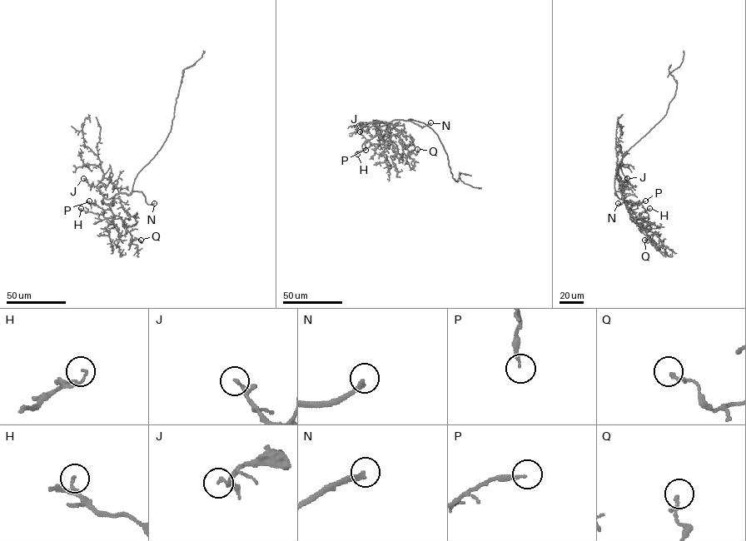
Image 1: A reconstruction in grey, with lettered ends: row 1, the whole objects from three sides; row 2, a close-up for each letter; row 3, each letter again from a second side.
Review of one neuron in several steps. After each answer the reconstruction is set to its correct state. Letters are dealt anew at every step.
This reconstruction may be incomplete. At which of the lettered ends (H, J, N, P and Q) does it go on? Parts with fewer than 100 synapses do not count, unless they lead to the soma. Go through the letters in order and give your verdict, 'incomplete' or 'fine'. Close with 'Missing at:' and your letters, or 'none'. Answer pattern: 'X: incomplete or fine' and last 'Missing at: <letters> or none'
H: fine
J: fine
N: incomplete
P: fine
Q: fine
Missing at: N

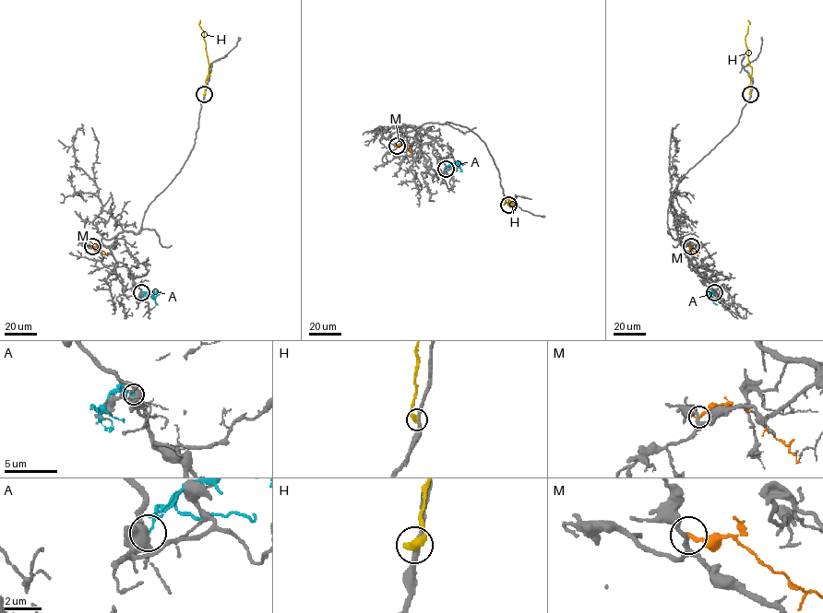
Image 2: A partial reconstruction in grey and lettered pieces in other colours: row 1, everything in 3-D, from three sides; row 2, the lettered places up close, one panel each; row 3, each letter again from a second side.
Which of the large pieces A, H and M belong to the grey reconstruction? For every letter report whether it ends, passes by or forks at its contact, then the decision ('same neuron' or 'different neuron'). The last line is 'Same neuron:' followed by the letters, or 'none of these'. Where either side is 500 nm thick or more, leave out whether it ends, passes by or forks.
A: it ends; different neuron
H: it ends; different neuron
M: it ends; different neuron
Same neuron: none of these

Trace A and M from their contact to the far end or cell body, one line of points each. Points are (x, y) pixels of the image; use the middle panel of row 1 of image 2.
A: (446, 169), (449, 164), (459, 163), (459, 171)
M: (397, 146), (403, 144), (411, 153)

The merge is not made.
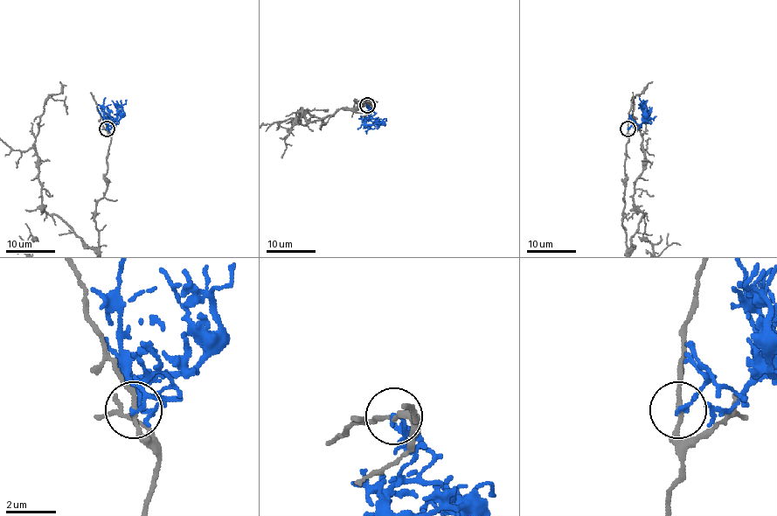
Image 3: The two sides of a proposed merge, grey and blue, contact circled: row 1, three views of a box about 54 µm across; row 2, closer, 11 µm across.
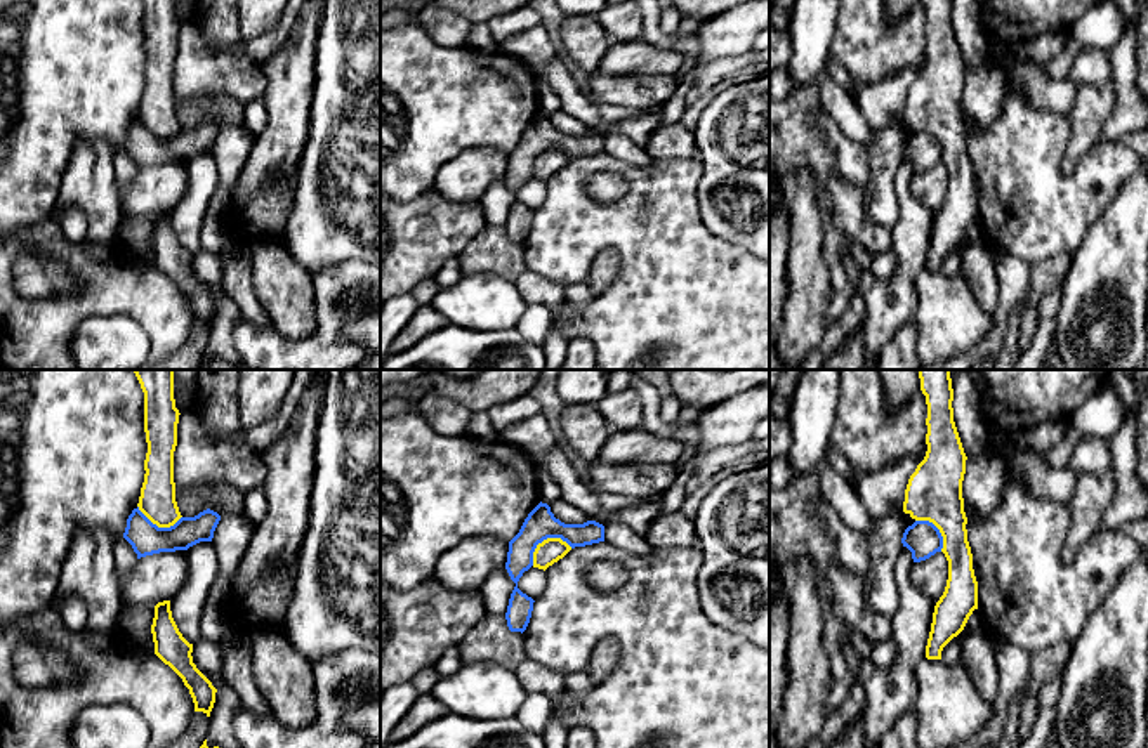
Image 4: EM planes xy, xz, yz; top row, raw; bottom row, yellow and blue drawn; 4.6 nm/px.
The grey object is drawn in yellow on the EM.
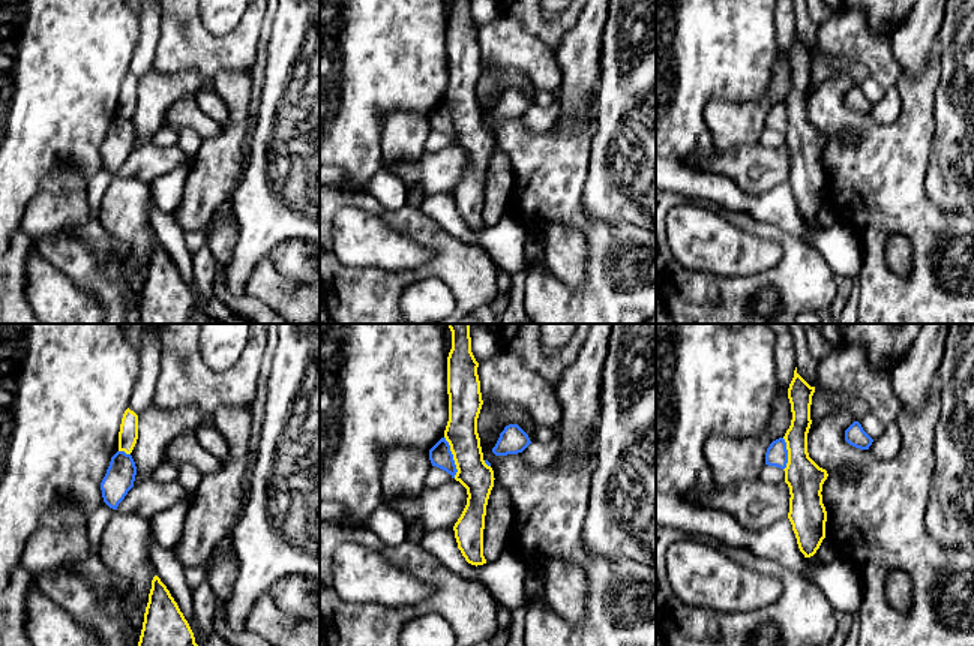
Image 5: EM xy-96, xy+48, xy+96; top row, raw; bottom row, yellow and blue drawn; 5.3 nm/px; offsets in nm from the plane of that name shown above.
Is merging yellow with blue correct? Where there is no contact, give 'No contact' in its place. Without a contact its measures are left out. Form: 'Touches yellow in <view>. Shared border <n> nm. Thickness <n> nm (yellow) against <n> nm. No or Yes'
Touches yellow in xz. Shared border 200 nm. Thickness 120 nm (yellow) against 140 nm. No

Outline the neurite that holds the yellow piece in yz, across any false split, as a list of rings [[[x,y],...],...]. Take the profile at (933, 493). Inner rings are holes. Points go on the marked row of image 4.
[[[919,370],[919,378],[927,404],[927,451],[908,479],[903,512],[915,521],[933,522],[943,536],[948,580],[934,606],[926,646],[927,659],[941,659],[943,647],[964,630],[978,609],[978,581],[962,498],[967,456],[953,422],[950,370]]]

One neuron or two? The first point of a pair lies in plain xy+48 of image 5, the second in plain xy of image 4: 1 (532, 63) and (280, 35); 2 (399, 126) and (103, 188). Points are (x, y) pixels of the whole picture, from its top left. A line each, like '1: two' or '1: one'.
1: two
2: one

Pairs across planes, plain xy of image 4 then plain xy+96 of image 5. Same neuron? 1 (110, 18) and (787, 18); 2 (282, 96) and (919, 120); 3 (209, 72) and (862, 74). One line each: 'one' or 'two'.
1: two
2: two
3: two

